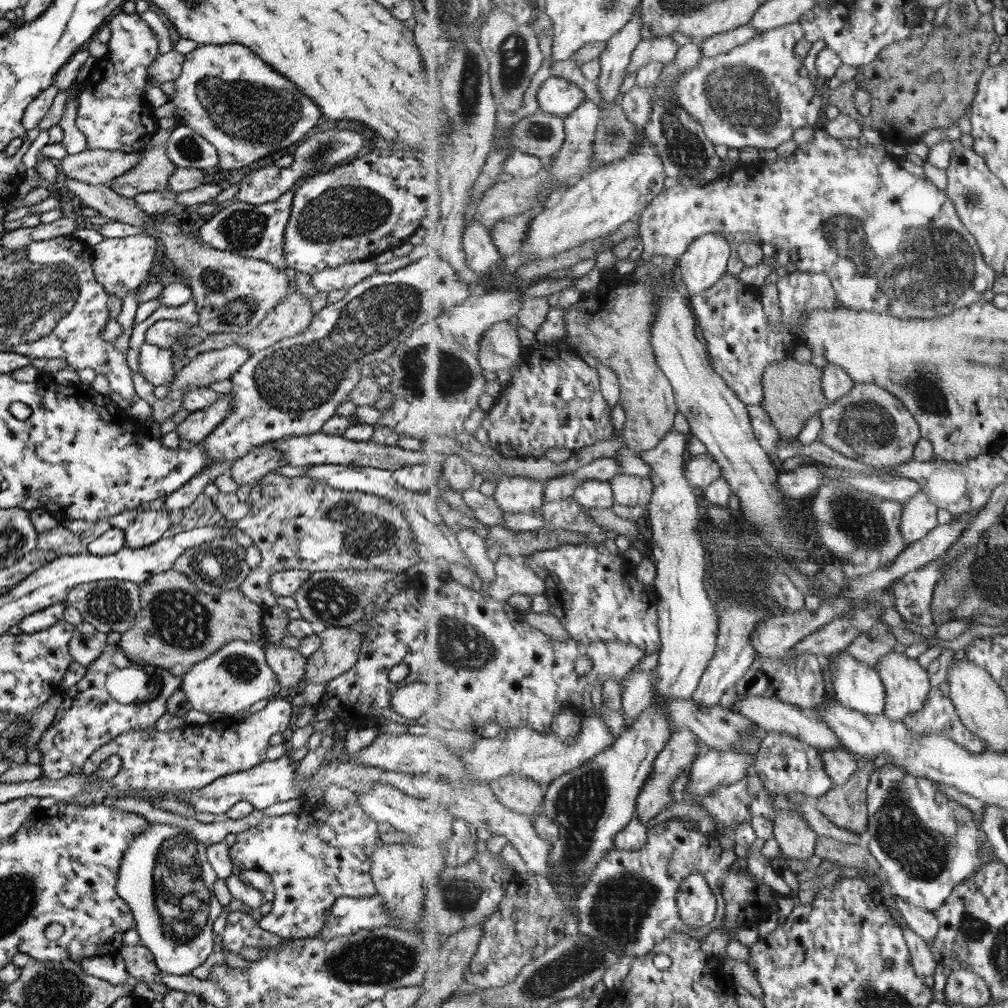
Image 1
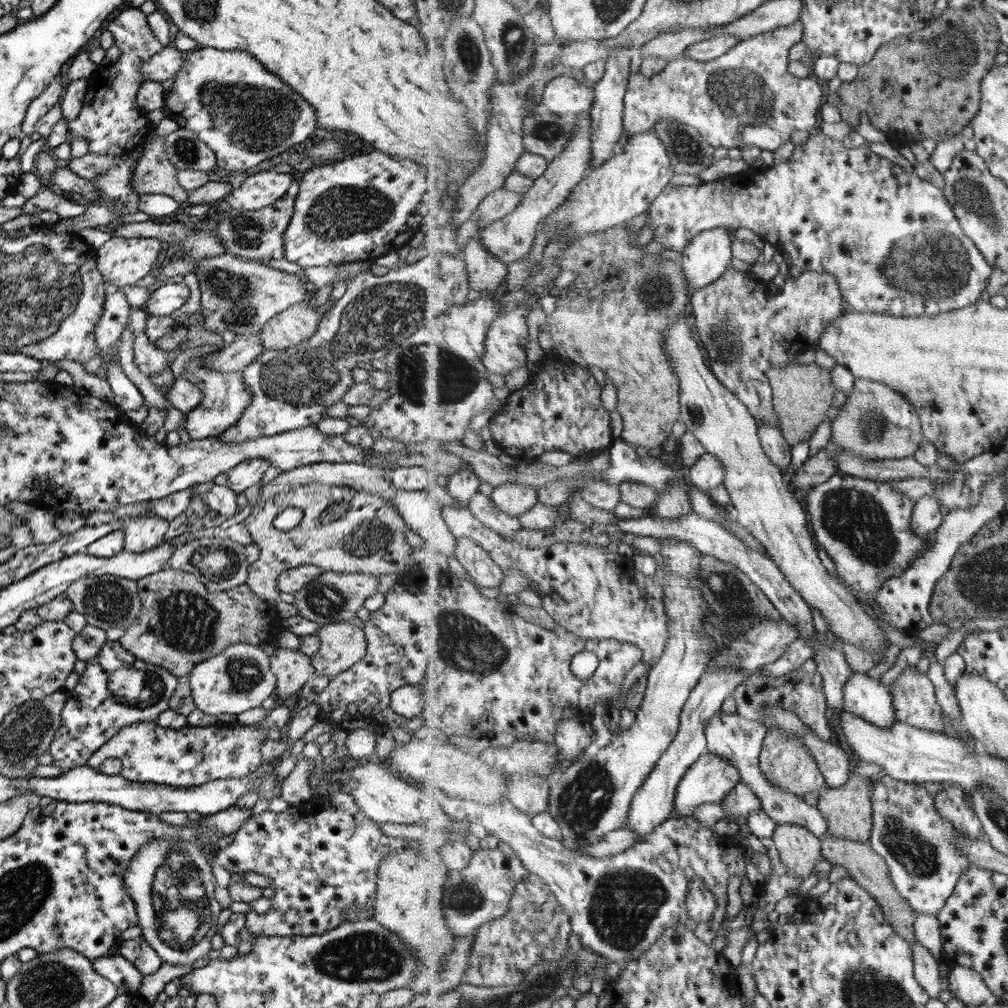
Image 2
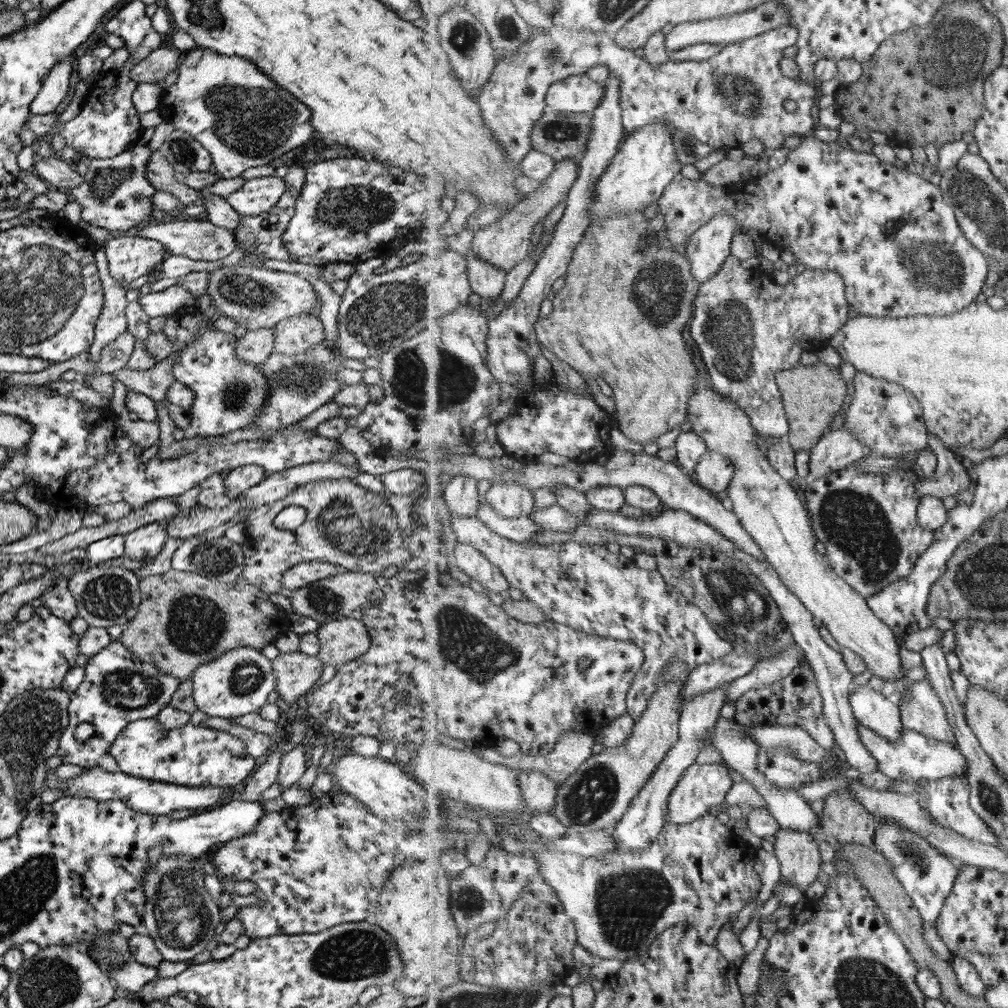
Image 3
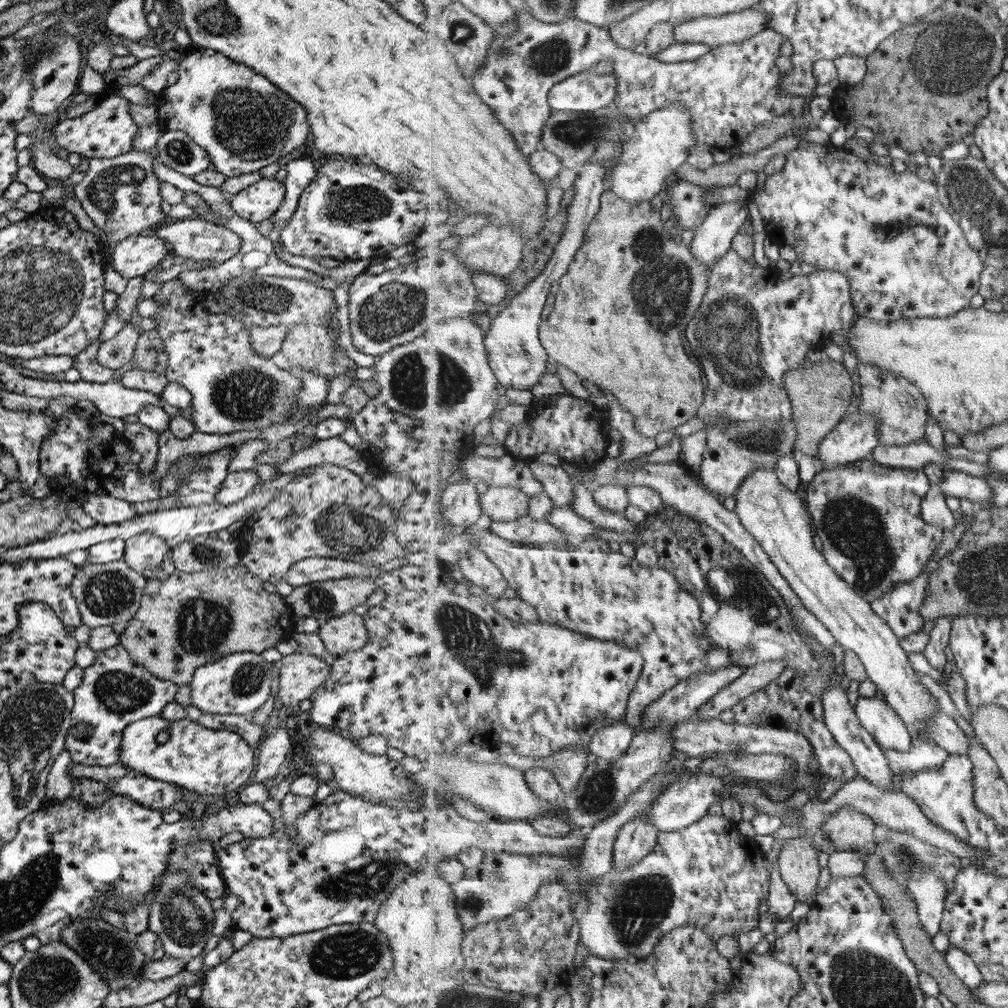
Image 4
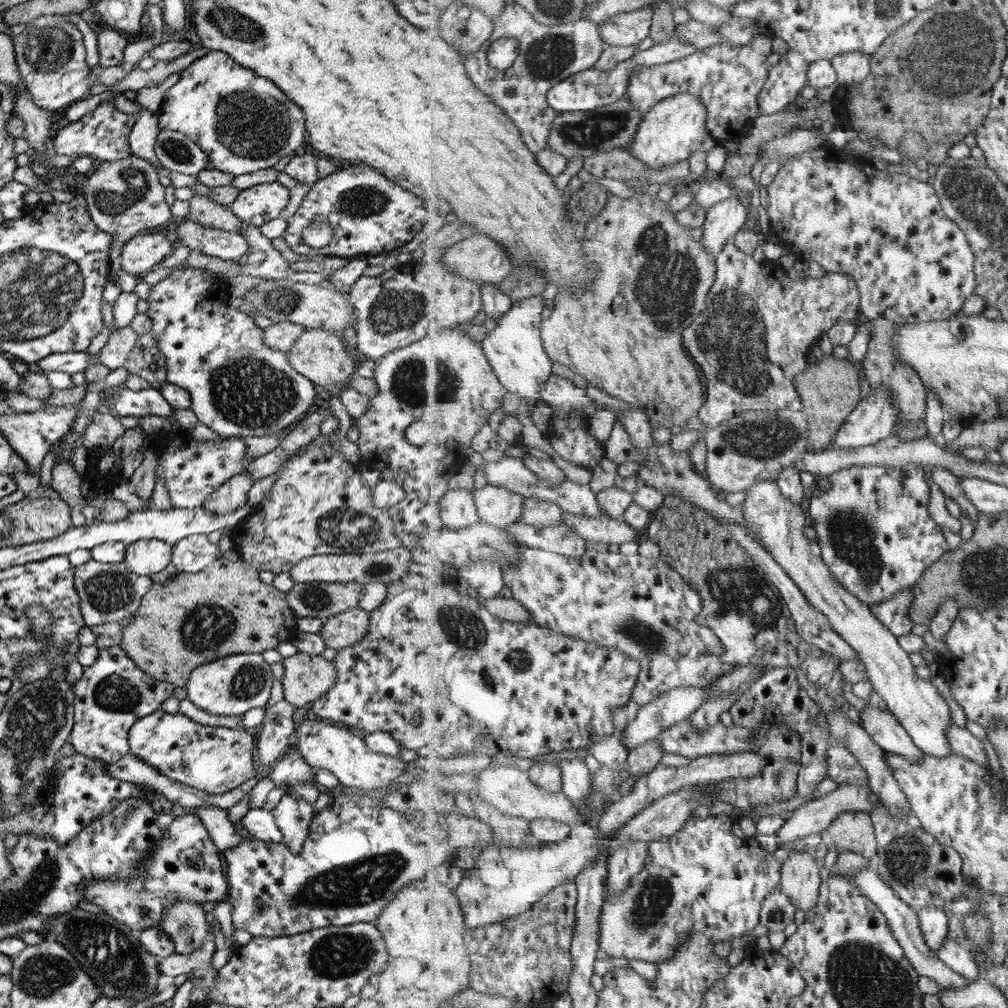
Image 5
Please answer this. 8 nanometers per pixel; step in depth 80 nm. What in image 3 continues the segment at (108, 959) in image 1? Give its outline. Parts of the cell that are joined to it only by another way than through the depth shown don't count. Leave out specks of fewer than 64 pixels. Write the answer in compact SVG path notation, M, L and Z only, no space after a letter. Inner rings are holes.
M131 958L121 968L111 968L105 974L115 981L117 989L137 992L145 983L153 981L157 968L139 964Z

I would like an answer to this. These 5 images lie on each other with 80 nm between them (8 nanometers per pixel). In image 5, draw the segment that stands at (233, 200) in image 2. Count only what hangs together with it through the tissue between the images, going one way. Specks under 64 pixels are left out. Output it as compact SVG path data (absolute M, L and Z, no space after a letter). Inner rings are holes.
M275 181L254 184L226 201L231 213L243 222L259 227L280 217L288 202L287 188Z

